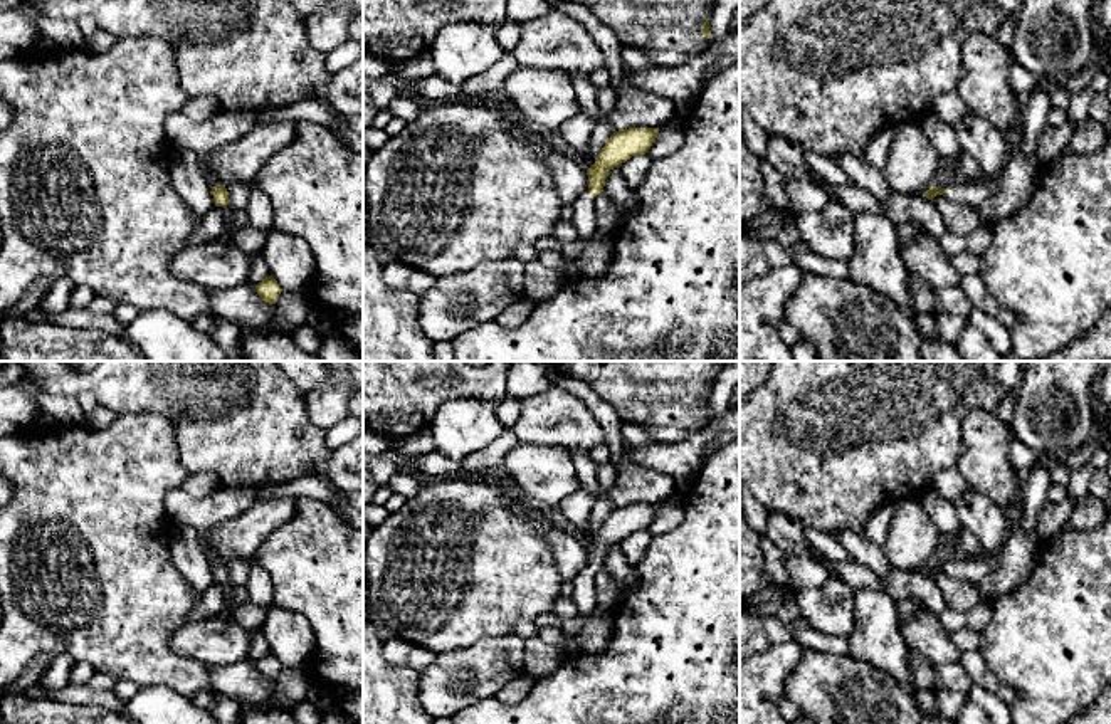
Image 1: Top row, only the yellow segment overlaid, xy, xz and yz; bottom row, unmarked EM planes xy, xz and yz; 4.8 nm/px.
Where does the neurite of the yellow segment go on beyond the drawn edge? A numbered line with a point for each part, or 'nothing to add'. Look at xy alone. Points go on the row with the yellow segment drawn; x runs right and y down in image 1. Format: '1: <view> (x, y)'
nothing to add

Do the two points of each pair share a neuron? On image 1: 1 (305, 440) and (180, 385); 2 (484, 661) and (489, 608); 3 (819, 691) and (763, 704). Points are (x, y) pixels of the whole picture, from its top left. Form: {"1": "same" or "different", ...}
{"1": "same", "2": "different", "3": "different"}

